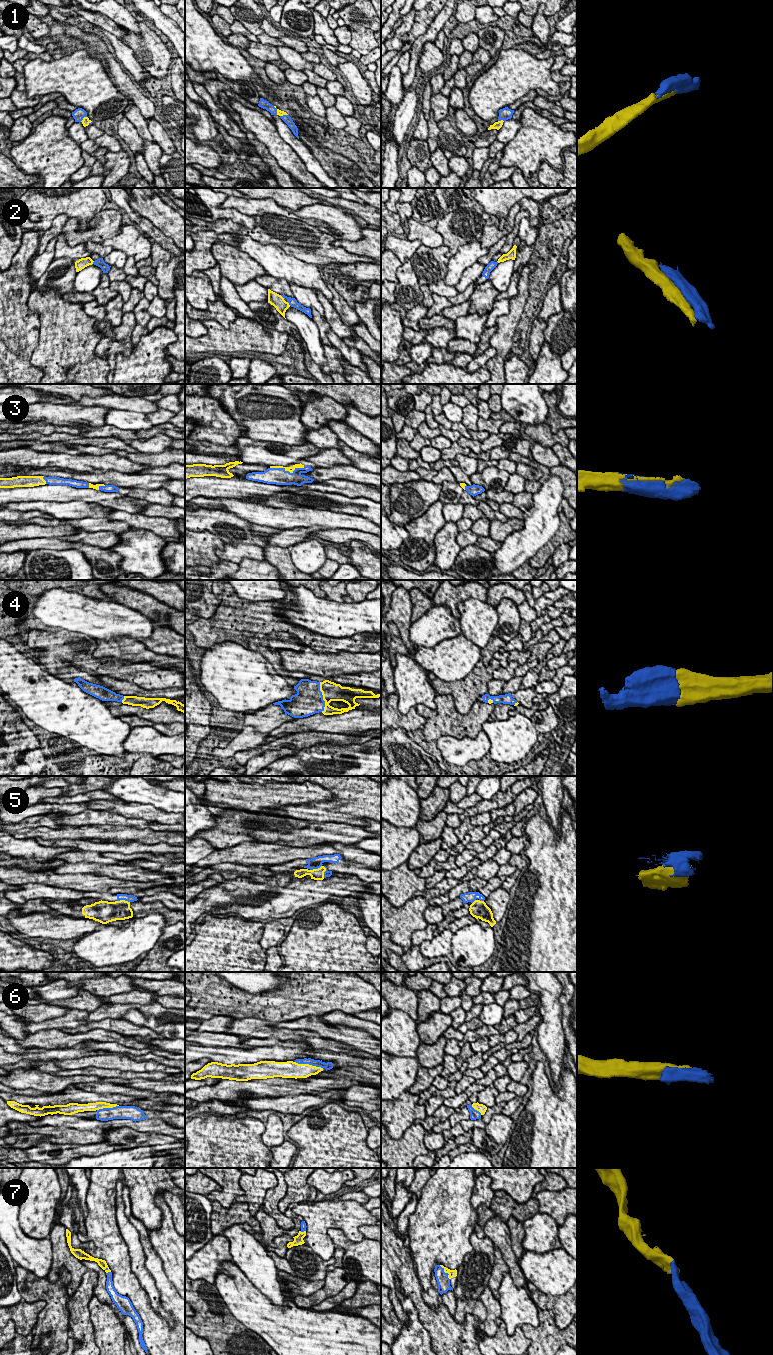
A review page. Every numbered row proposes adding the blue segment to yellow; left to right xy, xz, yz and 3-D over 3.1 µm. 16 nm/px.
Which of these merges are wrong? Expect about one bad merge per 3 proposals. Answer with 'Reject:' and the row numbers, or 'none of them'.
Reject: 2, 5

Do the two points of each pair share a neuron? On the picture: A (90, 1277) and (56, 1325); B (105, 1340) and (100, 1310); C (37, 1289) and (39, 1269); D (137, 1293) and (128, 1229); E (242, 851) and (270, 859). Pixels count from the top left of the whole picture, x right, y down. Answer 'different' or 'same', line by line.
A: different
B: same
C: different
D: different
E: same

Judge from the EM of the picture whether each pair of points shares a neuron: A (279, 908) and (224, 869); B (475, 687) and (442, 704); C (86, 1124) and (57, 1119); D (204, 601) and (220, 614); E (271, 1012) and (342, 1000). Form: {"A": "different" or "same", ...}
{"A": "different", "B": "different", "C": "same", "D": "different", "E": "same"}

